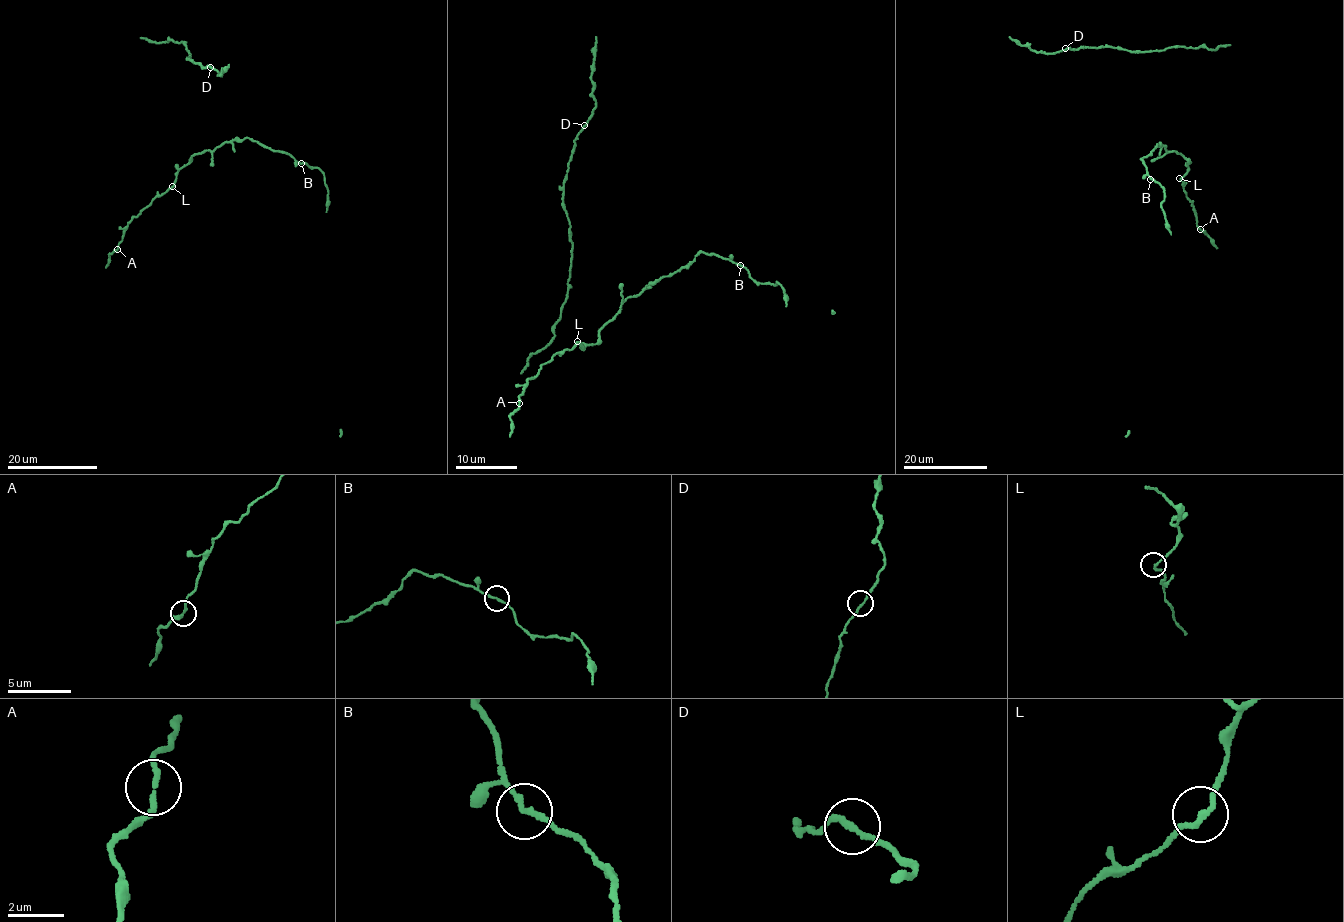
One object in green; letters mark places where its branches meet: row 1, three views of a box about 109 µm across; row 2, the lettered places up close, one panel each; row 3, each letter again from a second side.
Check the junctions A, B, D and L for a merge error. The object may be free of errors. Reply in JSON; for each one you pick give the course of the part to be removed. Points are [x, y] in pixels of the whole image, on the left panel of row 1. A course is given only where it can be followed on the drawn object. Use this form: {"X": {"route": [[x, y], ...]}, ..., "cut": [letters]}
{"cut": []}

